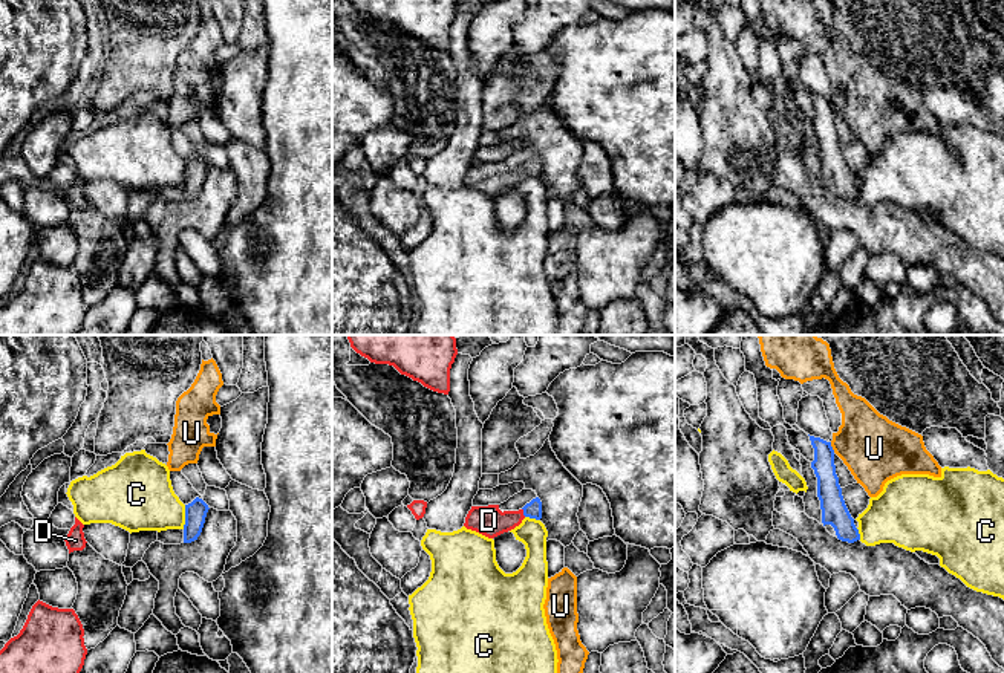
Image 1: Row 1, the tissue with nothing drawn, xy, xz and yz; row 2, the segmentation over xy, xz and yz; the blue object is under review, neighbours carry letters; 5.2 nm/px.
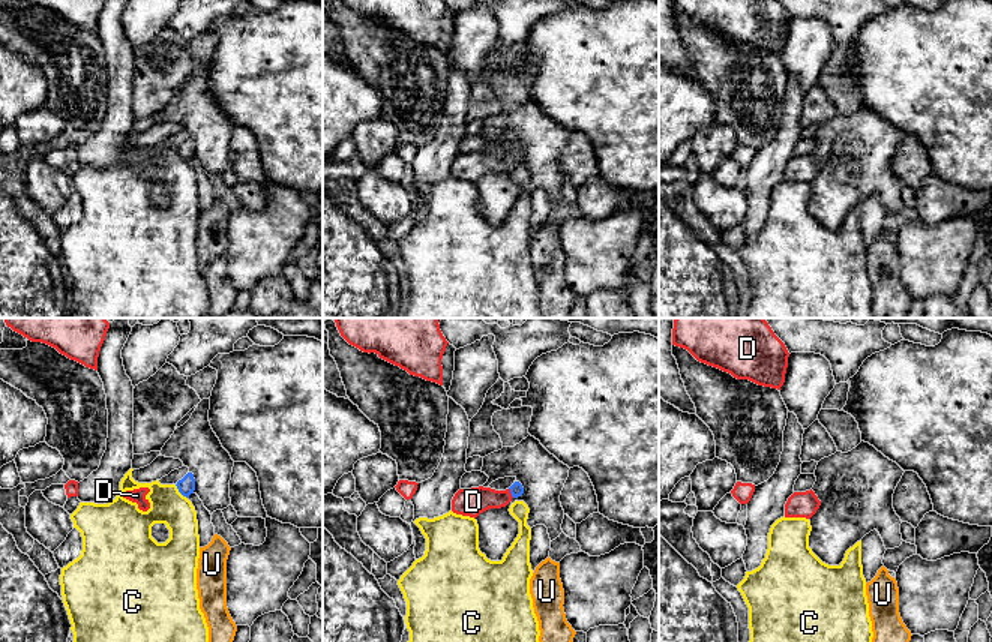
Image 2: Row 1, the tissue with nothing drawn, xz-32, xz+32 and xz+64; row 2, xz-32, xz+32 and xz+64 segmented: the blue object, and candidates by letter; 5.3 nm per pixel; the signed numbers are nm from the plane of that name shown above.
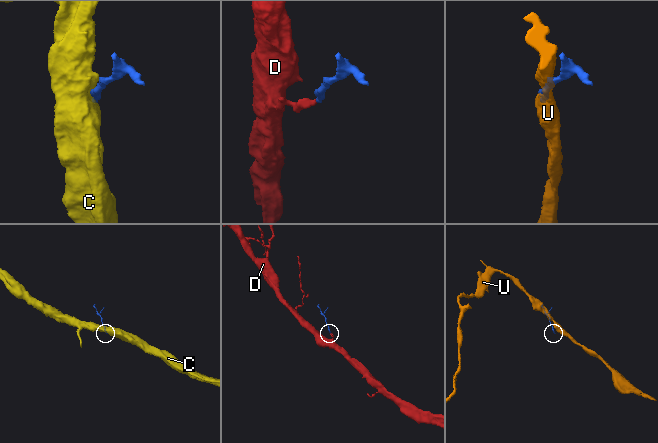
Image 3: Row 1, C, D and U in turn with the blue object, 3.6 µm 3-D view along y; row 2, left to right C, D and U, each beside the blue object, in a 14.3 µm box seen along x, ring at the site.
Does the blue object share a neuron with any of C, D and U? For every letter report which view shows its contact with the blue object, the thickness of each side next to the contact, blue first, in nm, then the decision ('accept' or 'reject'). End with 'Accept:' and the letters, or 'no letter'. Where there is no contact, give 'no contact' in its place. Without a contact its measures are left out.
C: contact in xy; calibres 110 and 340 nm; reject
D: contact in xz; calibres 90 and 160 nm; accept
U: contact in yz; calibres 130 and 340 nm; reject
Accept: D

